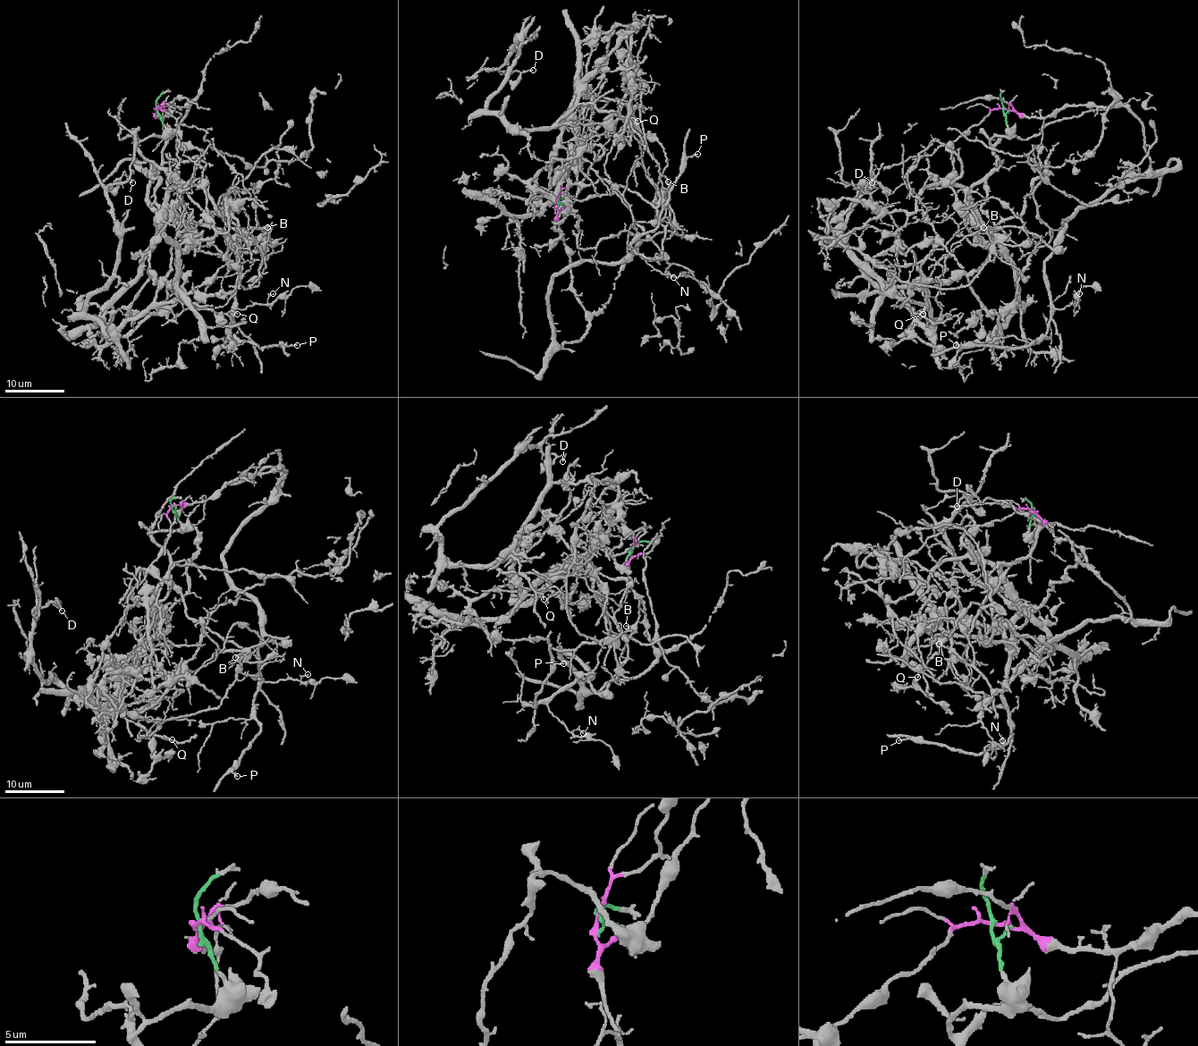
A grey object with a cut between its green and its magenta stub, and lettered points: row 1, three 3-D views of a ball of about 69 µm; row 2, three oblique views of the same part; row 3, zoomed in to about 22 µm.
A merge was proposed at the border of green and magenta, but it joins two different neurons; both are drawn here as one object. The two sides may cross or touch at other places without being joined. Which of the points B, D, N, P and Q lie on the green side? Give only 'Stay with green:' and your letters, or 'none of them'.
Stay with green: D, Q

